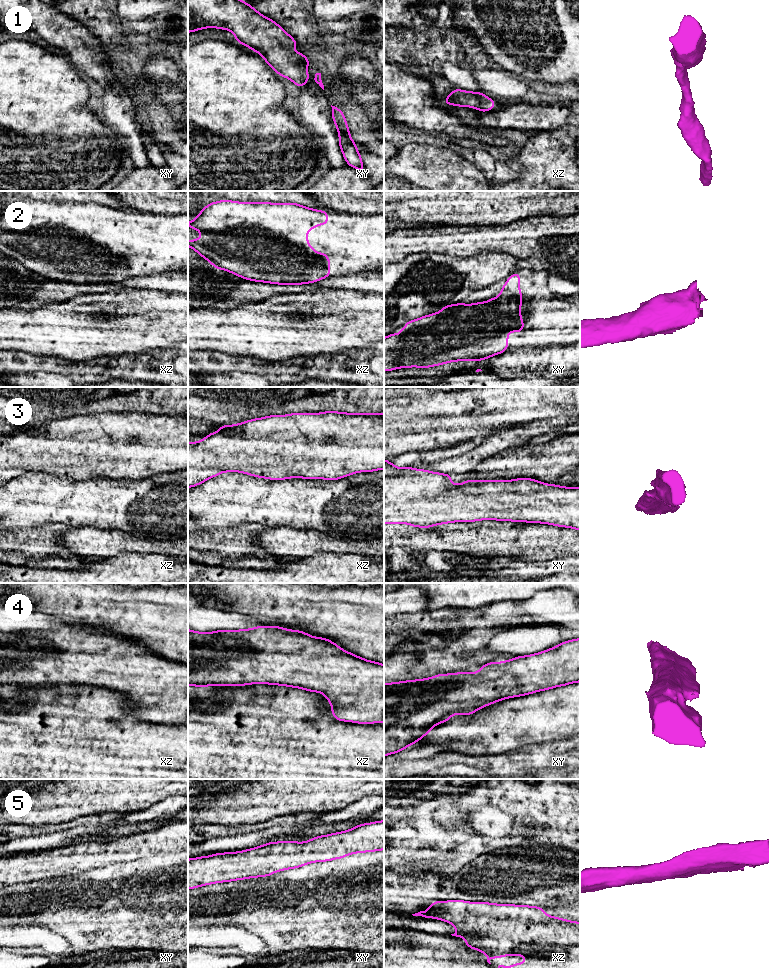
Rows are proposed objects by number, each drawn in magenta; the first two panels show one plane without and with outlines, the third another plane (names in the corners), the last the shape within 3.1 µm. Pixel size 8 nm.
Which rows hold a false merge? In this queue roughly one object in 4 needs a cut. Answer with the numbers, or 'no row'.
no row

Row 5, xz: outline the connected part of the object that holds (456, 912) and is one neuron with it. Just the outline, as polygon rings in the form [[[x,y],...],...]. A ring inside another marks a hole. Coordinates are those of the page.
[[[450,900],[435,901],[428,908],[426,912],[420,911],[412,915],[439,919],[452,924],[457,932],[451,935],[464,937],[466,946],[486,954],[489,964],[494,957],[520,955],[527,957],[528,961],[512,964],[509,968],[580,968],[580,922],[552,917],[547,915],[542,907],[537,906]]]

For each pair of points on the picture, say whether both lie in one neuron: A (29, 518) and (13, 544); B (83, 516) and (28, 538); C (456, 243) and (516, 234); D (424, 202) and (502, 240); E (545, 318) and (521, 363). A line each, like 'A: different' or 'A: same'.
A: different
B: different
C: same
D: different
E: different

